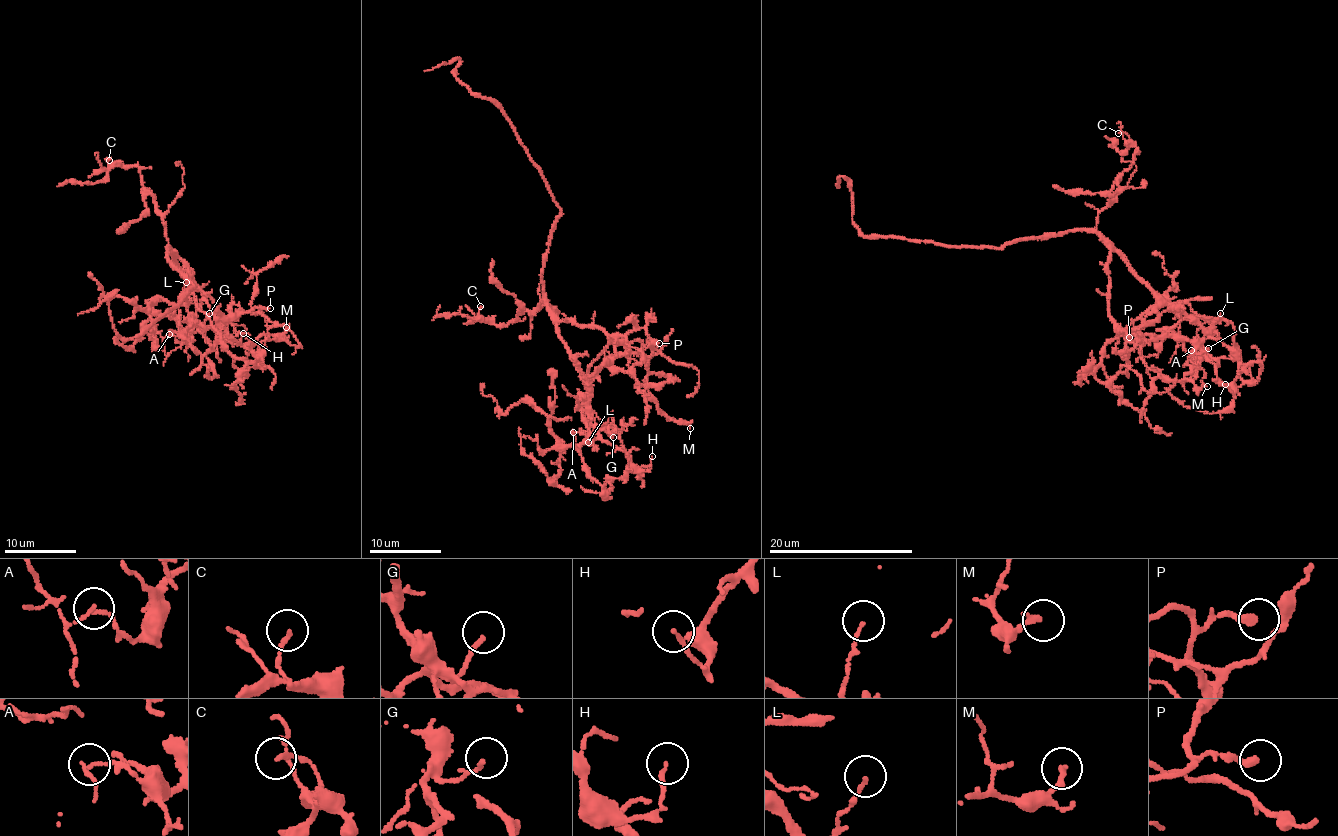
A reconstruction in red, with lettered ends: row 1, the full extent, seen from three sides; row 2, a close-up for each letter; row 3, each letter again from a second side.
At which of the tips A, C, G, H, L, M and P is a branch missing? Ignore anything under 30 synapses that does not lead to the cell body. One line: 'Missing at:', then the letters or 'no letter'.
Missing at: no letter

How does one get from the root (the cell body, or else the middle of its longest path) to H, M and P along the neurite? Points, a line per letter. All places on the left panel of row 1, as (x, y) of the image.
H: (167, 252), (165, 246), (191, 283), (184, 299), (194, 322), (235, 344), (243, 333)
M: (167, 252), (165, 246), (230, 338), (246, 345), (262, 335), (283, 333), (286, 327)
P: (167, 252), (165, 246), (179, 258), (192, 280), (227, 317), (250, 312), (255, 306), (270, 308)

